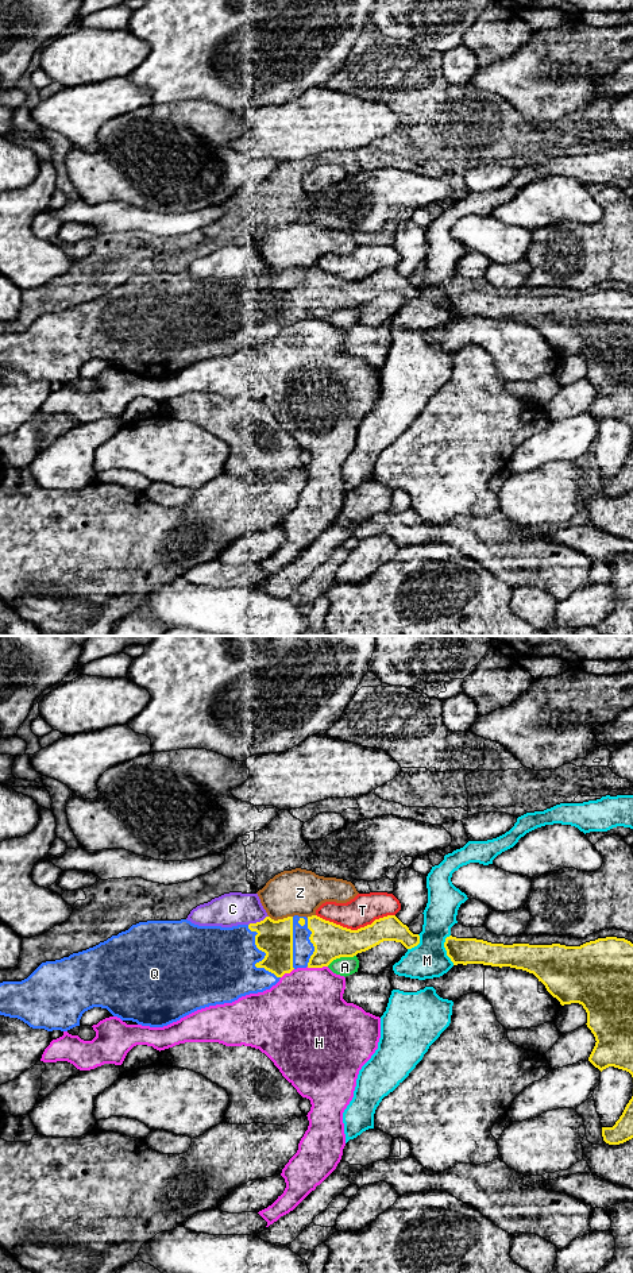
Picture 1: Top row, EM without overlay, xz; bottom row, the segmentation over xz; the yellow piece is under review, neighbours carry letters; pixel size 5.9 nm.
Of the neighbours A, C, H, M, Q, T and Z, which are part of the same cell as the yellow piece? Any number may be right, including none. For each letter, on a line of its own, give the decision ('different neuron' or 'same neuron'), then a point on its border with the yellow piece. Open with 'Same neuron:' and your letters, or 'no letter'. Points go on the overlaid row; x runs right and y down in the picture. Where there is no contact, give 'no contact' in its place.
Same neuron: Q
A: different neuron; contact xz (340, 956)
C: different neuron; contact xz (258, 922)
H: different neuron; contact xz (316, 967)
M: different neuron; contact xz (446, 949)
Q: same neuron; contact xz (265, 956)
T: different neuron; contact xz (355, 930)
Z: different neuron; contact xz (281, 919)

